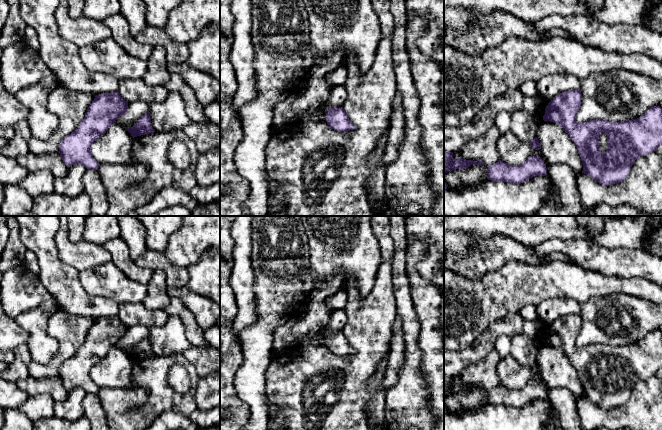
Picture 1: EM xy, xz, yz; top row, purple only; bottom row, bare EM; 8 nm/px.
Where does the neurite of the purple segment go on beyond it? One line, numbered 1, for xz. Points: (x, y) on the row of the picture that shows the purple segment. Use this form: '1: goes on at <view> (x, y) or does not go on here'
1: does not go on here

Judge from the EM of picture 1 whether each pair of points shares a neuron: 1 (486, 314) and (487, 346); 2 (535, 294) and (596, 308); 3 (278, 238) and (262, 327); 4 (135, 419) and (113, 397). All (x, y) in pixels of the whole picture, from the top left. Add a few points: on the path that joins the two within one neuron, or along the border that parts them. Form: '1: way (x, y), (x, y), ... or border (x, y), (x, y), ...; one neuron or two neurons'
1: border (506, 316), (493, 321), (475, 340); two neurons
2: border (603, 295), (590, 297), (580, 304); two neurons
3: way (278, 260), (278, 296), (275, 305); one neuron
4: way (129, 413), (124, 411), (124, 408), (119, 403); one neuron

